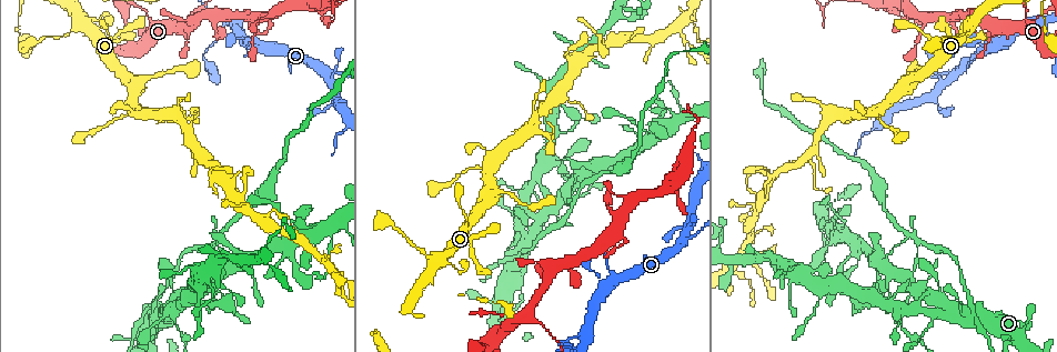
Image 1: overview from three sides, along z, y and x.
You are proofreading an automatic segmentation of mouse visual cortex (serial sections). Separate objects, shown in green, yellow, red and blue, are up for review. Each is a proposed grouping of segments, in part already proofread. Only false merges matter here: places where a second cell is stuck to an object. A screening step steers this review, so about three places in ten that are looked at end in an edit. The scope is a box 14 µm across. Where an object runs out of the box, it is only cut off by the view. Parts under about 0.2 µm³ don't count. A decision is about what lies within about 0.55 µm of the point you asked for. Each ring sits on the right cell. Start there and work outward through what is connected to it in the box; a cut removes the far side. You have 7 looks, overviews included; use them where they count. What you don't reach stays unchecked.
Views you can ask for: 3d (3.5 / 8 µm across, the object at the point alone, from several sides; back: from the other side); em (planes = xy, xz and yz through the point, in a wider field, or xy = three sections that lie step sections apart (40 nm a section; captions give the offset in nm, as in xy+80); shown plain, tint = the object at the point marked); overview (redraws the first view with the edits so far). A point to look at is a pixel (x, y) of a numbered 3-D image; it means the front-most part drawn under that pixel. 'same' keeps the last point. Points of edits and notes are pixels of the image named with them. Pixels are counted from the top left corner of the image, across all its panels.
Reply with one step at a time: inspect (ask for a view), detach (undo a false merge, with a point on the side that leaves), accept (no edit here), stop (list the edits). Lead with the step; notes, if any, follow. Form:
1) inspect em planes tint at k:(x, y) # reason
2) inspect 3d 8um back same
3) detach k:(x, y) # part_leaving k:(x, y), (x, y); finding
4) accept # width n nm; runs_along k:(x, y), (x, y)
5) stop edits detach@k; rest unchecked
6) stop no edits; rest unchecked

inspect 3d 3.5um at 1:(682, 240) # arms part here

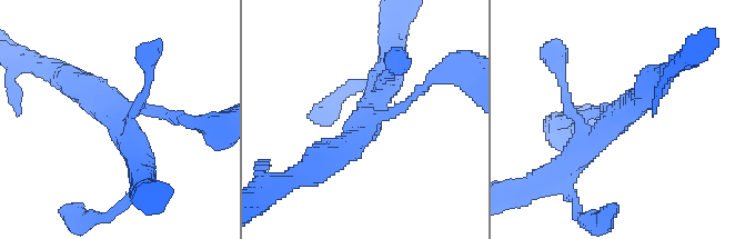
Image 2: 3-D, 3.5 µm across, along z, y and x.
inspect em planes tint at 2:(371, 122) # arms 3; arm_widths 150, 400, 400 nm

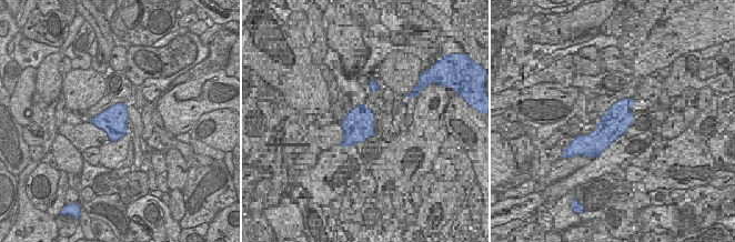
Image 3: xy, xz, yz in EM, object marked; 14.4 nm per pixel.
accept # runs_along 2:(655, 82), (635, 106), (564, 167); one cell here

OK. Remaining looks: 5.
inspect 3d 8um at 1:(917, 260) # sudden change in width

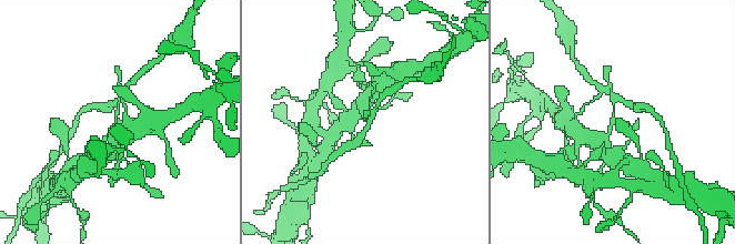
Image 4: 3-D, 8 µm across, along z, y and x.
inspect em xy step 1 tint at 4:(613, 121) # arm_widths 150, 350 nm; need the tissue

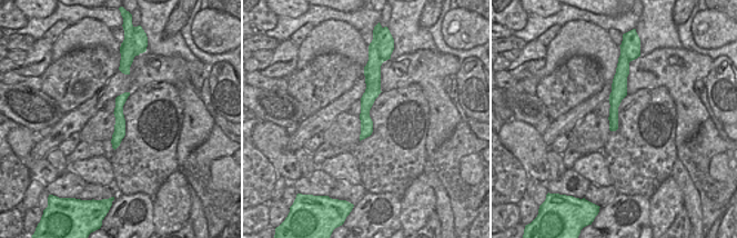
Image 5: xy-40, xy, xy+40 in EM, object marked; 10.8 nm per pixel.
accept # runs_along 5:(373, 71), (363, 135); continuous, no second cell

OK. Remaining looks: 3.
inspect 3d 3.5um at 1:(320, 256) # thick turns thin

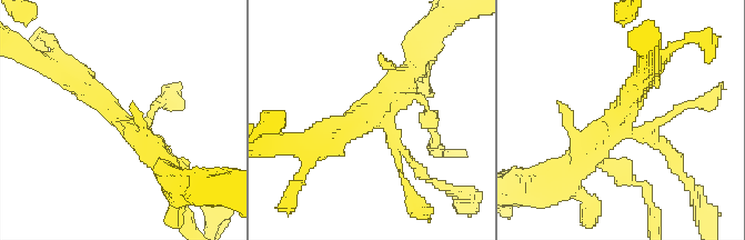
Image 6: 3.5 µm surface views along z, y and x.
inspect em xy step 2 tint at 6:(372, 111) # shape alone is not enough

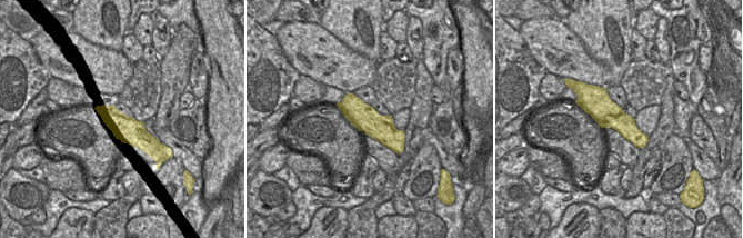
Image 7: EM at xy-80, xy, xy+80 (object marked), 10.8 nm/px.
accept # arm_widths 150, 250, 300, 350 nm; one cell here

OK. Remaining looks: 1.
stop no edits; rest unchecked

